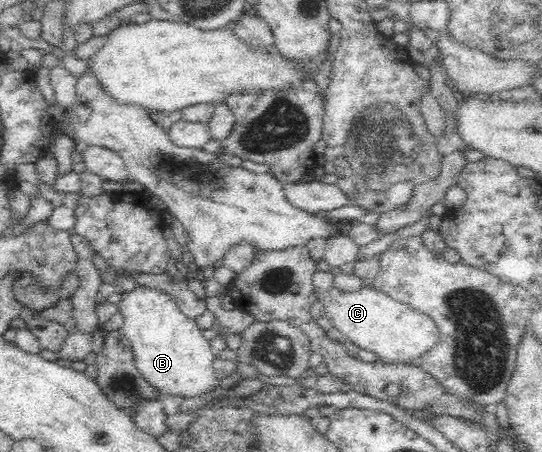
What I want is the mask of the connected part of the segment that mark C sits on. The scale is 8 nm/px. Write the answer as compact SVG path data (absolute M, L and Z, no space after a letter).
M362 286L355 292L344 293L333 287L328 293L320 293L319 298L322 298L325 315L346 336L346 340L363 350L373 352L382 363L413 364L439 344L439 327L432 317L373 286Z

